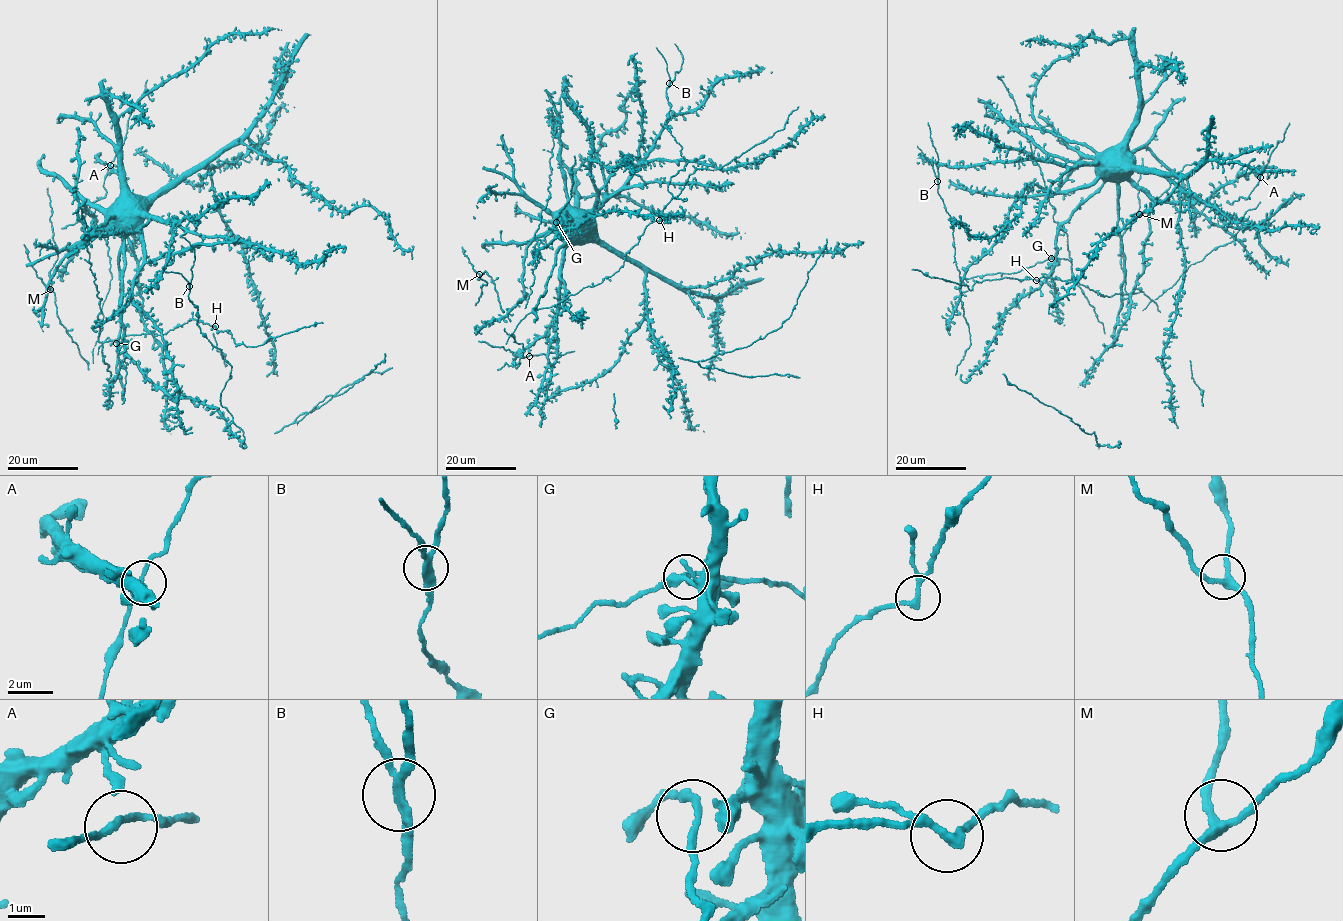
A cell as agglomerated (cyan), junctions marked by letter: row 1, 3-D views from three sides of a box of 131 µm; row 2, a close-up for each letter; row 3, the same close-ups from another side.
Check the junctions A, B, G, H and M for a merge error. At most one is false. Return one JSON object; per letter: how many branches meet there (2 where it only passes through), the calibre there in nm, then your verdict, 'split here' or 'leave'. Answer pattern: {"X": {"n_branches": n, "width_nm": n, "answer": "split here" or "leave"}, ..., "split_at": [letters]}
{"A": {"n_branches": 3, "width_nm": 160, "answer": "leave"}, "B": {"n_branches": 3, "width_nm": 190, "answer": "split here"}, "G": {"n_branches": 3, "width_nm": 160, "answer": "leave"}, "H": {"n_branches": 3, "width_nm": 200, "answer": "leave"}, "M": {"n_branches": 3, "width_nm": 240, "answer": "leave"}, "split_at": ["B"]}

